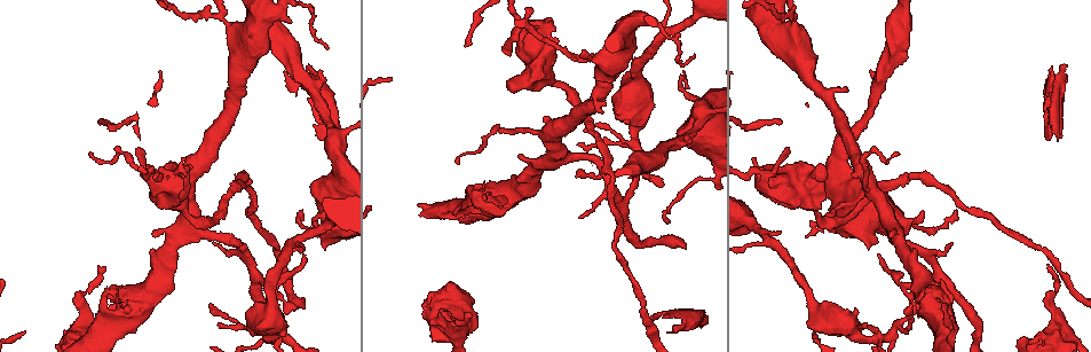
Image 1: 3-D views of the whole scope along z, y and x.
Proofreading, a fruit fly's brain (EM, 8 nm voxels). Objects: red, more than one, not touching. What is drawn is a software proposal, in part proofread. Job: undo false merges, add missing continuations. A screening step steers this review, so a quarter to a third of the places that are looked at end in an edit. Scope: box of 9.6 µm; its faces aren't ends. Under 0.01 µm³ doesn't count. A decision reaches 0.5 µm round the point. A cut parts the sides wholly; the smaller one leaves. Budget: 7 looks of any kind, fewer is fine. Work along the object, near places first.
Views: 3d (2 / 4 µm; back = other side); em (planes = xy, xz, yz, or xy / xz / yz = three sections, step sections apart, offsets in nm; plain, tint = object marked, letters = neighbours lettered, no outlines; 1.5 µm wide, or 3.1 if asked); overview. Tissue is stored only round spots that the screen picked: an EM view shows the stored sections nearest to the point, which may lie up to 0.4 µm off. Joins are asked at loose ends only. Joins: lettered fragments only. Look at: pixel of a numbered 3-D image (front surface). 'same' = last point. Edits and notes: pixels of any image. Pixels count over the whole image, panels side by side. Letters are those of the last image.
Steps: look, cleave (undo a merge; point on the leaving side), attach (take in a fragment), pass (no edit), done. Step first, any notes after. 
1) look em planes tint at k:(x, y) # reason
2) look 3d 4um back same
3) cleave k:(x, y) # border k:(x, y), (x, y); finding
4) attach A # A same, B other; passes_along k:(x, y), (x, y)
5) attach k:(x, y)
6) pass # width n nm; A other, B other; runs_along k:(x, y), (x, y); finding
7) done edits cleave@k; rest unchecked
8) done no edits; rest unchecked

look 3d 2um at 1:(796, 15) # sudden change in width

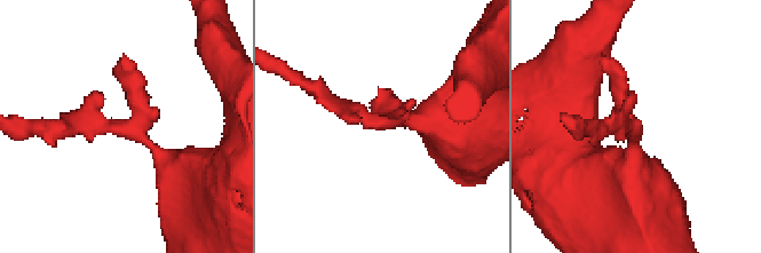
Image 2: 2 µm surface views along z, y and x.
look em planes tint at 2:(132, 125) # now the EM

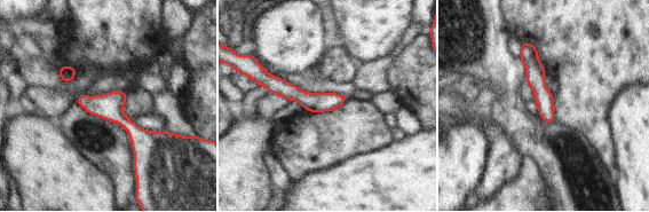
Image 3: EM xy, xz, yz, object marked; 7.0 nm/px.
look em planes letters same

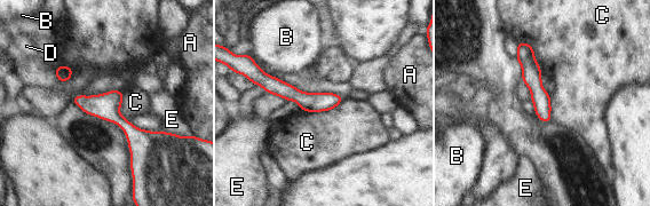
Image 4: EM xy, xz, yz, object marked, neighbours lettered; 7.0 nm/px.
pass # A other, B other, C other, D other, E other; runs_along 4:(77, 100), (163, 137); one neuron here

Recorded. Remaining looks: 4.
look 3d 4um at 1:(907, 287) # sharp bend

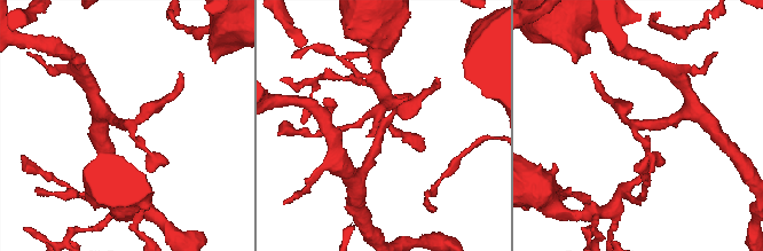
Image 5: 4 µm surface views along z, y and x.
look em planes letters at 5:(642, 123) # arms 3; arm_widths 160, 180, 200 nm

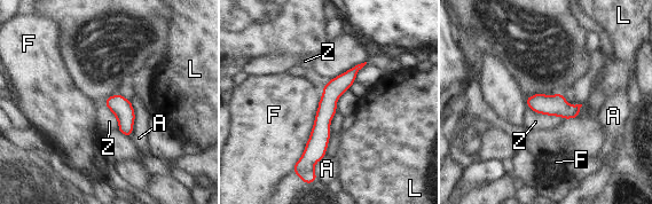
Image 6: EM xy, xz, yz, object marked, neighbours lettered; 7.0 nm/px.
pass # width 140 nm; A other, F other, L other, Z other; runs_along 6:(355, 69), (331, 93), (305, 166); continuous, no second neuron

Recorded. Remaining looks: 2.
done no edits; rest unchecked

